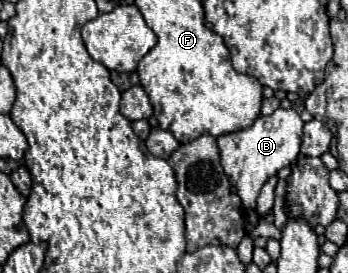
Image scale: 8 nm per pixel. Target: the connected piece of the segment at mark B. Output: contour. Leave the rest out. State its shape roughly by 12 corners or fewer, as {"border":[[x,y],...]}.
{"border":[[294,109],[218,137],[242,207],[300,155]]}

